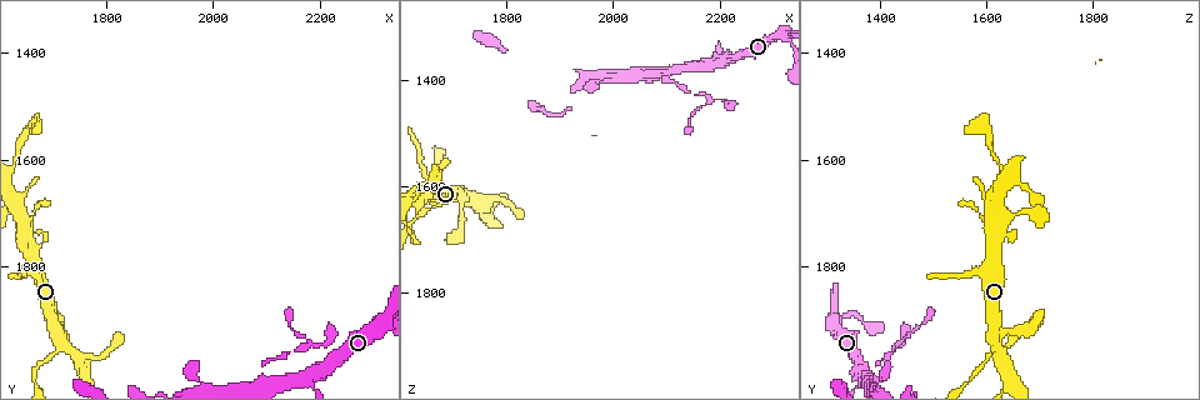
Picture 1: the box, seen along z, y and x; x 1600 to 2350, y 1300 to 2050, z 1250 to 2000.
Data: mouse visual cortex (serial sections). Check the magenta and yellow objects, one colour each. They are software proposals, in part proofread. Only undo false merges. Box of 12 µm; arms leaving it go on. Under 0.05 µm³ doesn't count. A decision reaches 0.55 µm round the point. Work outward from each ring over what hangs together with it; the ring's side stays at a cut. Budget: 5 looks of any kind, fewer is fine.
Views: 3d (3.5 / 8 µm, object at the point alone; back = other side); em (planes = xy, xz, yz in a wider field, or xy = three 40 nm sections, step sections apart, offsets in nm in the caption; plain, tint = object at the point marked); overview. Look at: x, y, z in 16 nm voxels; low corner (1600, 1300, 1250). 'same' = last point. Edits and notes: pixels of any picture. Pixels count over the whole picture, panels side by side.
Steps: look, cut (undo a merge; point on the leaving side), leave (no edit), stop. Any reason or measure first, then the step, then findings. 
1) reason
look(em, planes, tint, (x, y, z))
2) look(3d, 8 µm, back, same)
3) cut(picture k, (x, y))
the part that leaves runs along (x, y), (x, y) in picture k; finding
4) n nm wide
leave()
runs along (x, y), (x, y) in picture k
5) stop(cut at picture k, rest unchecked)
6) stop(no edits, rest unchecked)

calibre changes
look(3d, 8 µm, (2090, 1990, 1390))

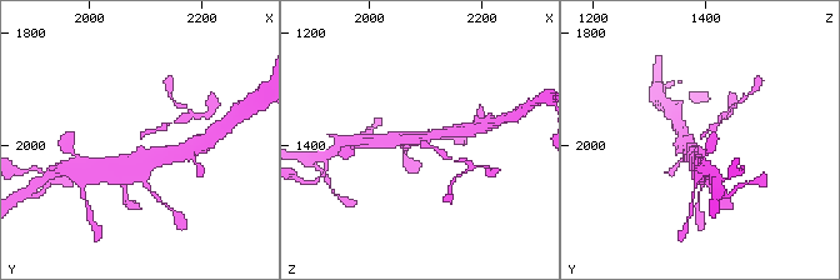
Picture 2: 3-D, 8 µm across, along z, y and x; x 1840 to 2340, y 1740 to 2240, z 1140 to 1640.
arms of 150, 300 nm
look(em, planes, tint, (2095, 1995, 1390))

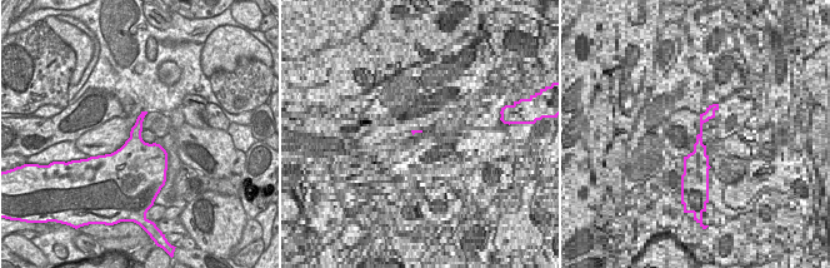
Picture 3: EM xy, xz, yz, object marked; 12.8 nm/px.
320 nm wide
cut(picture 2, (711, 128))
the part that leaves runs along (421, 140), (449, 159), (459, 161) in picture 2; two cells meet here

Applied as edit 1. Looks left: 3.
narrows sharply
look(3d, 8 µm, (1710, 1920, 1615))

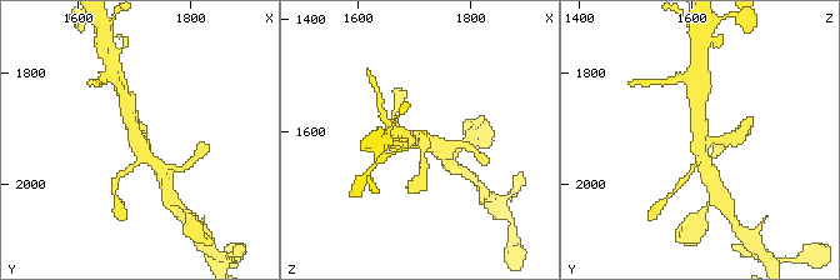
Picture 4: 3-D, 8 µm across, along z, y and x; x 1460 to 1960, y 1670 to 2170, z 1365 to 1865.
closer look
look(3d, 3.5 µm, (1710, 1925, 1610))

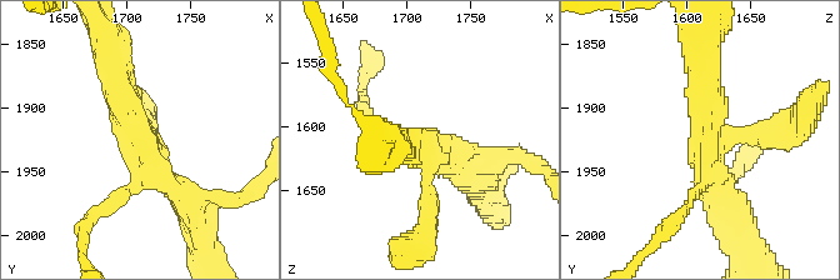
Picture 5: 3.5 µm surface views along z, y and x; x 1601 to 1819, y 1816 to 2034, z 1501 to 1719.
4 arms; arms of 150, 250, 350, 400 nm
look(em, xy, step 1, tint, (1710, 1922, 1616))

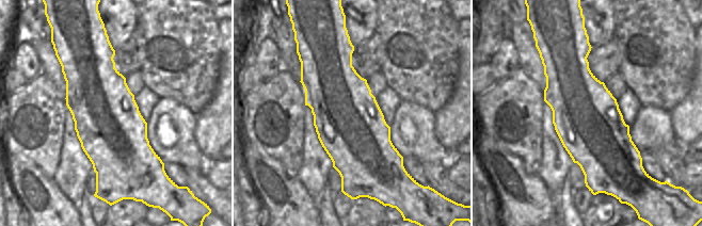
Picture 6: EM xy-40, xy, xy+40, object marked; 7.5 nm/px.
leave()
runs along (111, 60), (146, 171), (185, 198) in picture 5; all the same cell

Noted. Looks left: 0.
stop(cut at picture 2, rest unchecked)

